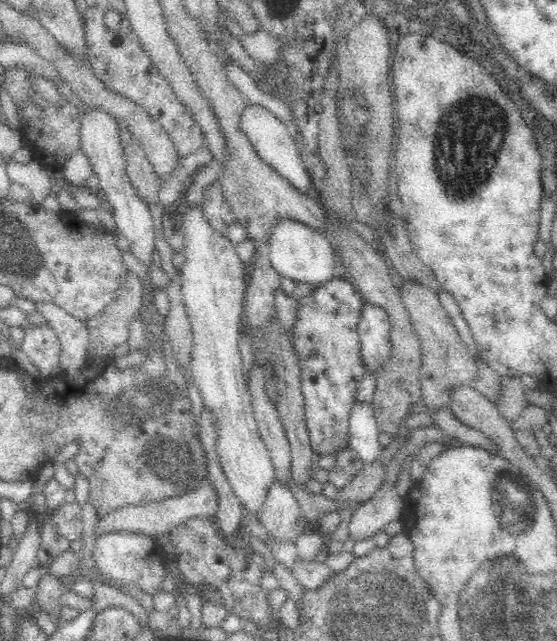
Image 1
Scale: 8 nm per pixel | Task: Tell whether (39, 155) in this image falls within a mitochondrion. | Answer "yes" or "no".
no

